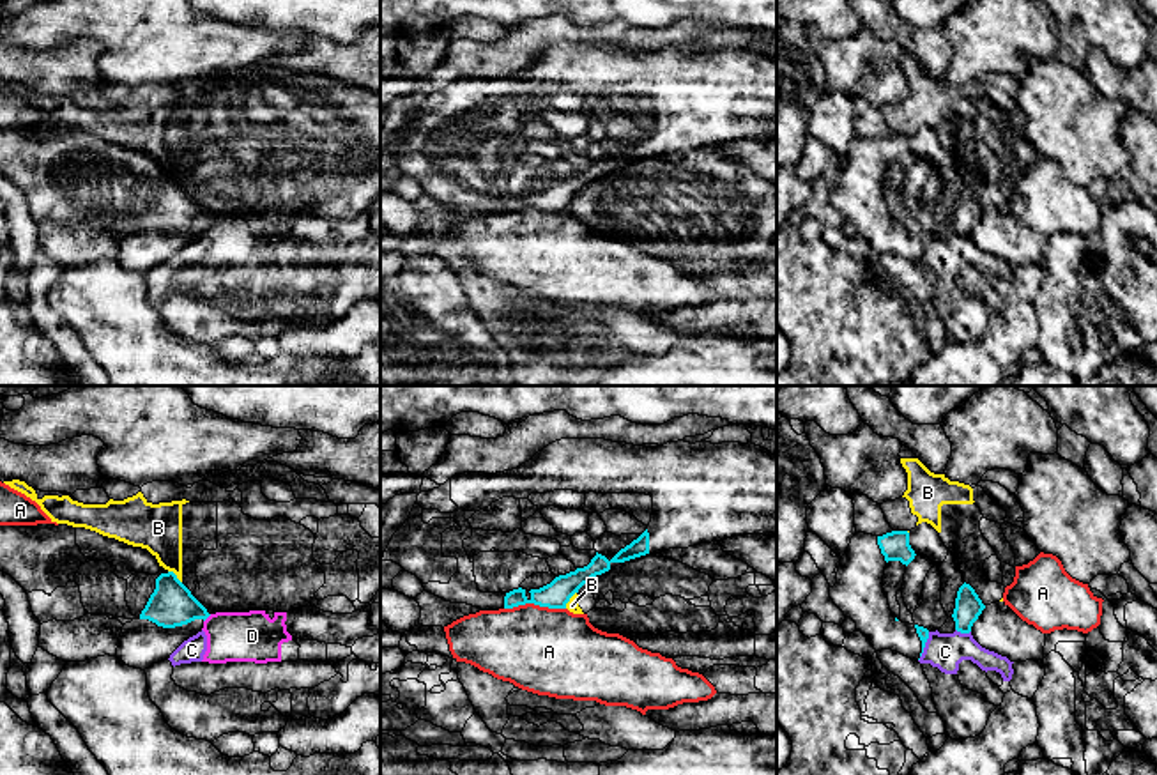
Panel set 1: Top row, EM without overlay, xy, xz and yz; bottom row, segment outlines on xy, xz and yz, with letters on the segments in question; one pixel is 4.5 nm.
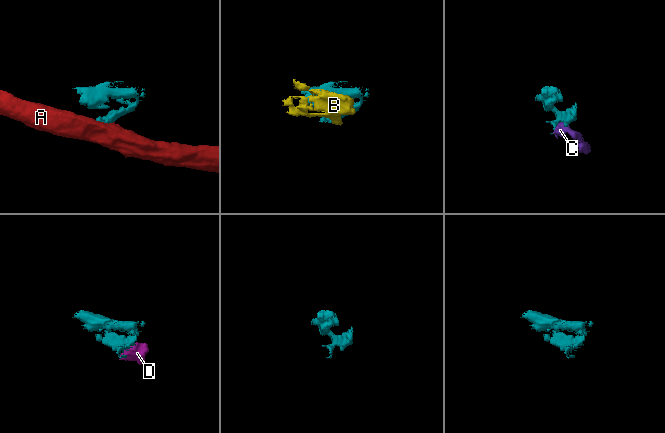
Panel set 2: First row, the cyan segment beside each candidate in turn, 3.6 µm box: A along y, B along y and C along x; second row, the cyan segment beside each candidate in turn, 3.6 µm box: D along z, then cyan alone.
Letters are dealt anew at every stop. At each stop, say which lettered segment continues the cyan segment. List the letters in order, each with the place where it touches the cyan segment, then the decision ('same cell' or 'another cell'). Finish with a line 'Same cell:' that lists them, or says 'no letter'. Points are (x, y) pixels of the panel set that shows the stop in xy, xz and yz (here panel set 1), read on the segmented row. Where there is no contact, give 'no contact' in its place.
A: contact xz (535, 604); another cell
B: contact xz (568, 600); another cell
C: contact yz (924, 646); another cell
D: contact xy (207, 616); another cell
Same cell: no letter

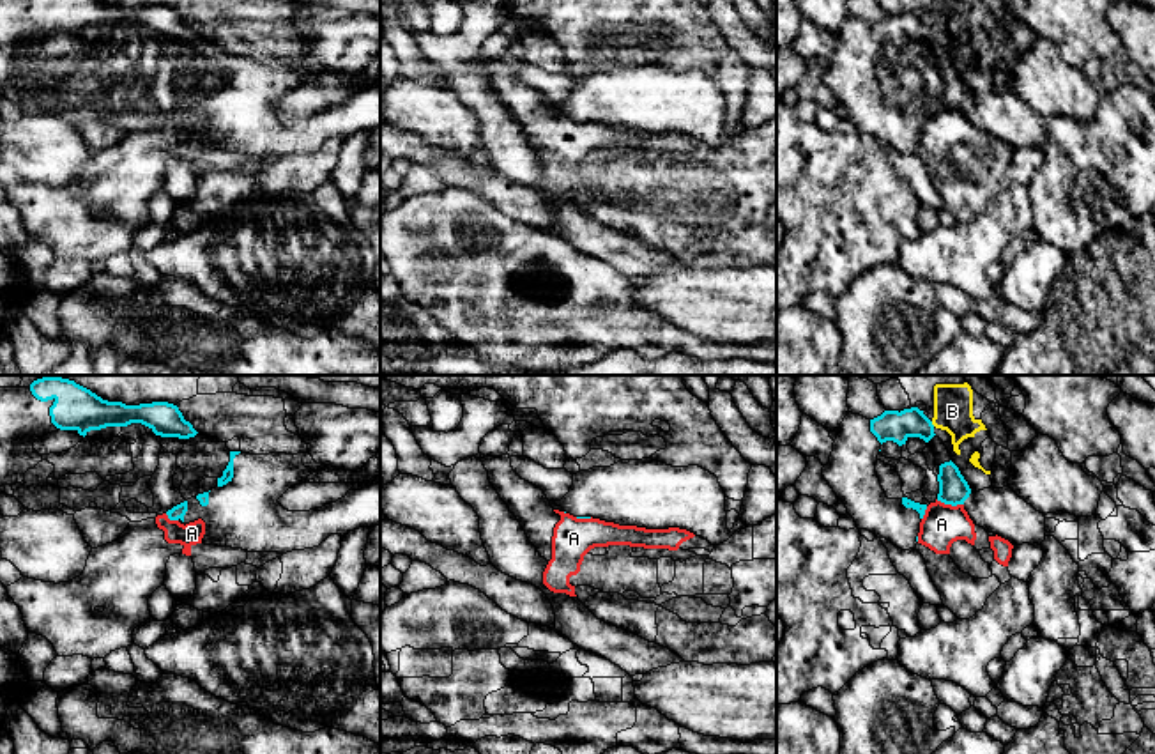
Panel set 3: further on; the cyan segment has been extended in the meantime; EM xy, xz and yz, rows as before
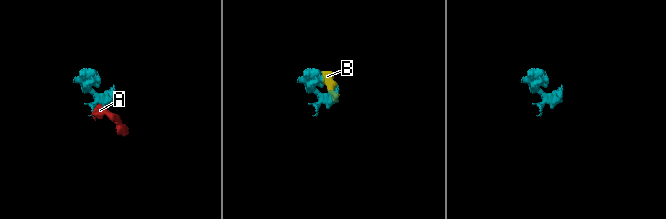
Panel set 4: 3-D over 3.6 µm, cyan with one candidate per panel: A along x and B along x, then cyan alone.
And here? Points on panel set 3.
A: contact yz (950, 503); another cell
B: contact yz (931, 423); another cell
Same cell: no letter

